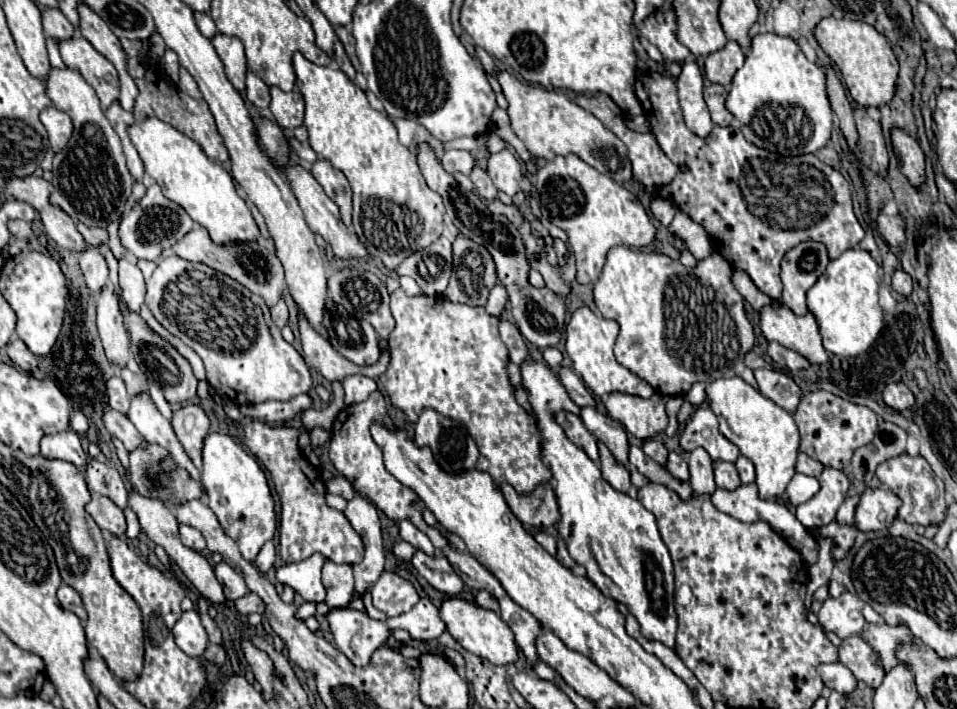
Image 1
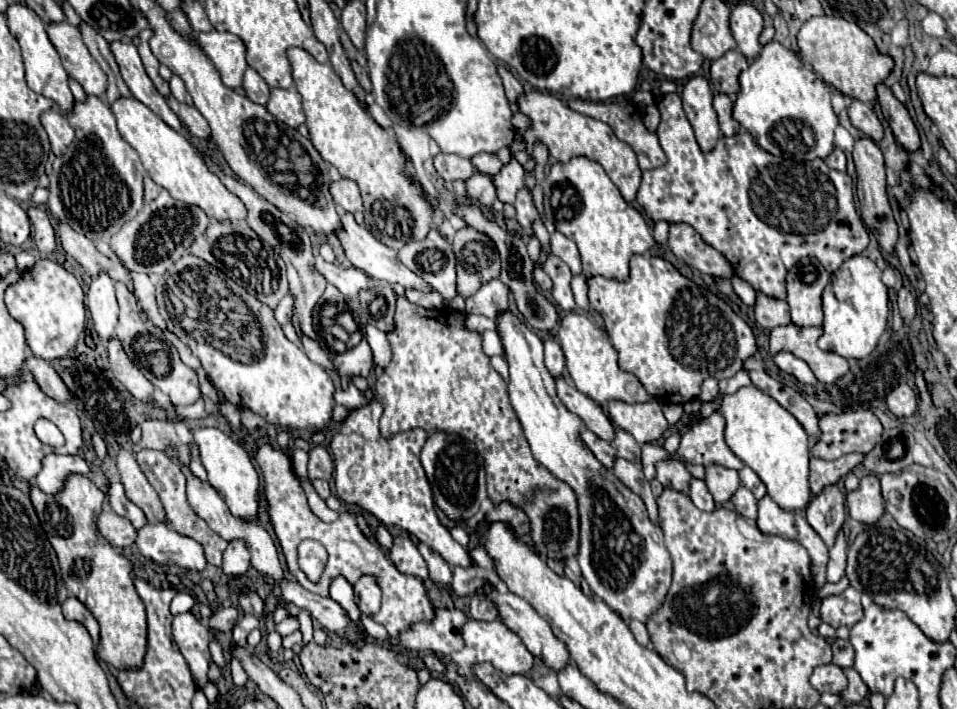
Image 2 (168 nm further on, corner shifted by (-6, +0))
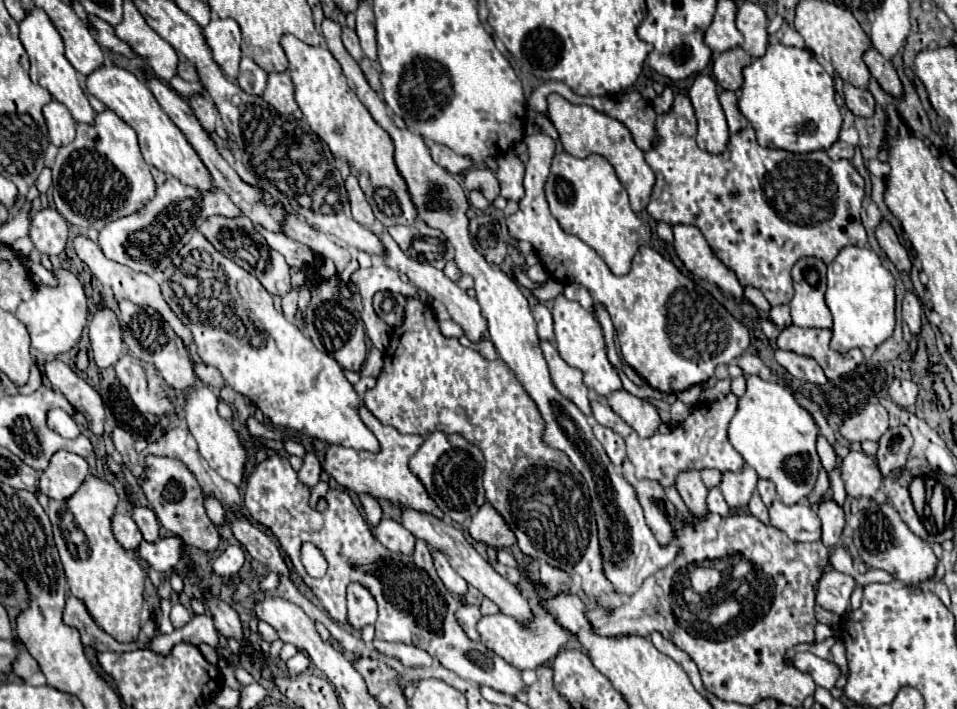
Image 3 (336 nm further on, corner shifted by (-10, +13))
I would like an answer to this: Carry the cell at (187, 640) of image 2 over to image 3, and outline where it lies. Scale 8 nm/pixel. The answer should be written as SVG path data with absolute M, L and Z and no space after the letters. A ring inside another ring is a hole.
M176 602L174 606L172 606L172 612L170 612L170 620L172 620L172 624L174 624L174 628L182 628L188 620L190 620L190 610L186 610L180 602Z

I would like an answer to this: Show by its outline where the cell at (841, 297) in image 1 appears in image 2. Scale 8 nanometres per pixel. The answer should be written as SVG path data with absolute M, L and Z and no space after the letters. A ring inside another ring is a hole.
M864 255L848 259L840 269L830 277L830 283L822 295L824 309L824 333L818 339L818 347L824 351L838 353L840 357L864 359L868 357L888 323L888 287L882 283L882 271Z

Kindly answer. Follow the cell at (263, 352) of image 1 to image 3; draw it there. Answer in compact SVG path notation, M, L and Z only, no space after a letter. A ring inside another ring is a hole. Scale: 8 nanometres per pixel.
M200 252L200 256L192 260L198 260L198 322L188 318L182 306L172 300L172 290L168 290L166 282L162 284L162 294L170 304L172 312L190 328L192 338L198 346L198 356L206 364L218 368L226 384L232 386L236 392L244 394L246 398L250 398L272 424L292 428L312 438L322 438L330 444L342 444L356 450L378 452L380 446L376 436L364 426L364 422L358 416L358 406L360 406L358 394L352 388L352 384L346 380L338 362L328 354L320 352L312 344L312 340L304 336L302 330L298 330L274 308L272 296L264 290L258 278L232 264L226 256L224 260L212 262L212 258Z

